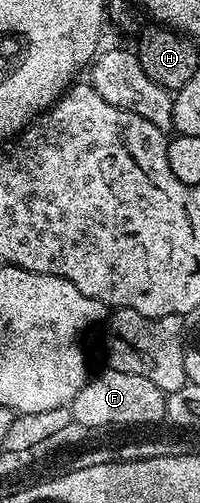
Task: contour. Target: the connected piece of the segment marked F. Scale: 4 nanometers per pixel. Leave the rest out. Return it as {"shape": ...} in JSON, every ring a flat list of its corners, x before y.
{"shape":[[110,368,104,374,88,377,87,383,77,392,70,404,71,417,83,426,143,426,146,422,163,422,167,417,167,395,145,380,145,376,133,376,129,372,117,372]]}

